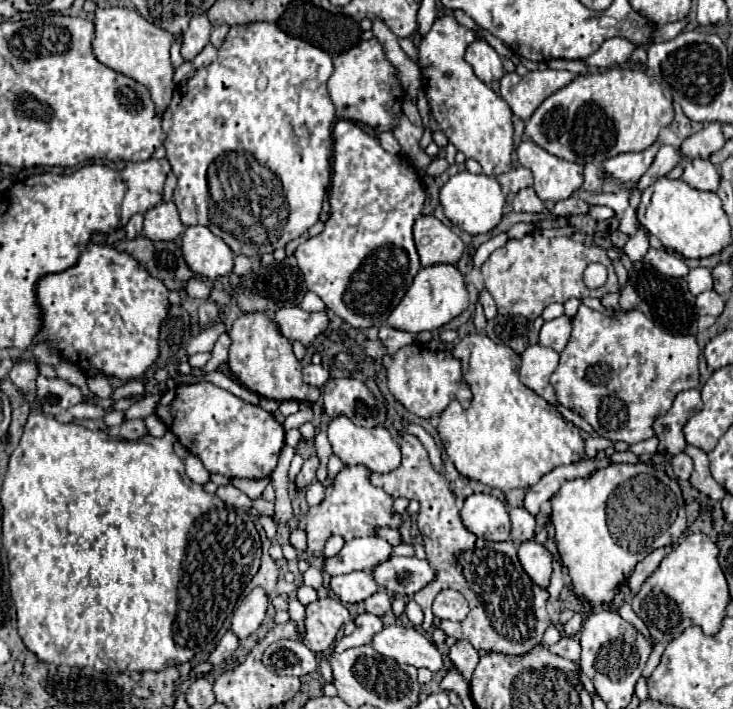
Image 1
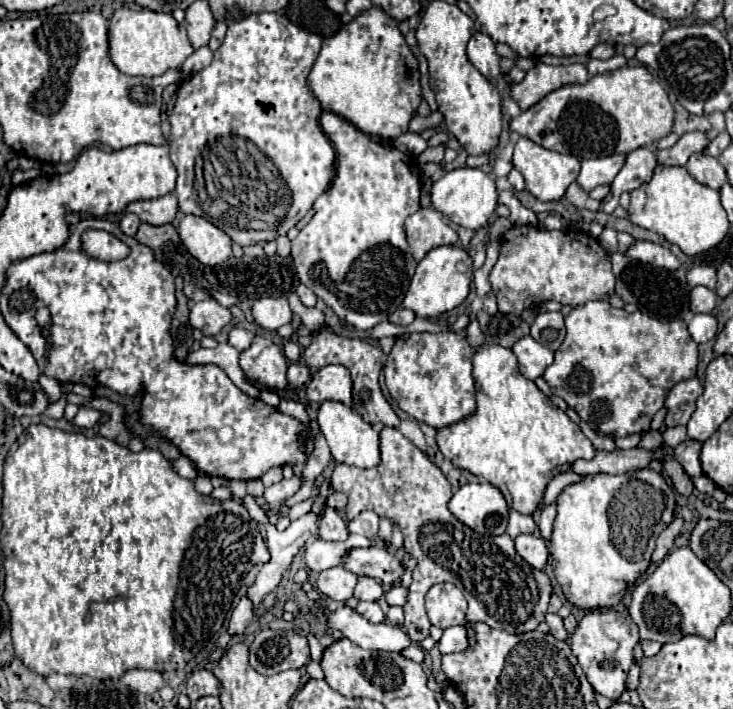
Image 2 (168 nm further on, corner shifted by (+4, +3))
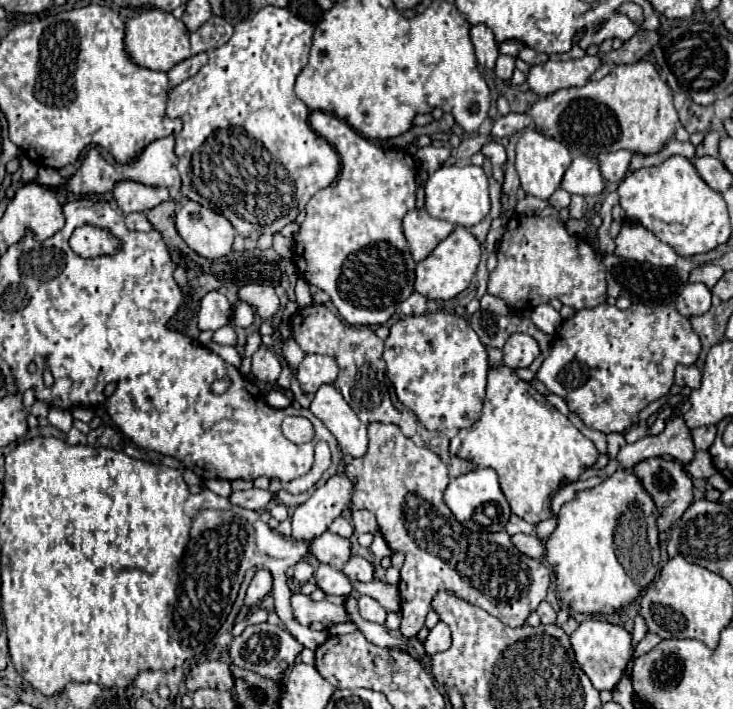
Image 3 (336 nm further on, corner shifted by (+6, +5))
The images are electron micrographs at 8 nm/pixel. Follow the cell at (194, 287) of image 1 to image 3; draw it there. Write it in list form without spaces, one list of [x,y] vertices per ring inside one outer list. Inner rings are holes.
[[[238,300],[234,306],[234,322],[236,322],[236,326],[242,326],[242,328],[252,326],[252,322],[254,322],[252,308],[242,300]]]

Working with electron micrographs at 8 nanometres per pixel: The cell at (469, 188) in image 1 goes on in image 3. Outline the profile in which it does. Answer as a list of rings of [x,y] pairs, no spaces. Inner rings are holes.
[[[442,166],[426,182],[426,210],[434,218],[448,220],[456,226],[474,226],[482,222],[490,212],[488,176],[480,166]]]

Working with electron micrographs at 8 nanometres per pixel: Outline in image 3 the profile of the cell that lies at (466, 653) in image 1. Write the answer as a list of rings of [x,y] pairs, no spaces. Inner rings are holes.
[[[438,622],[428,634],[428,640],[424,642],[424,650],[428,654],[438,654],[438,652],[448,650],[450,646],[452,646],[452,632],[448,630],[444,622]]]

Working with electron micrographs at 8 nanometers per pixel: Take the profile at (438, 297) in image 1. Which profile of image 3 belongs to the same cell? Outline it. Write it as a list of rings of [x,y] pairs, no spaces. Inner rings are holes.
[[[456,228],[446,240],[442,240],[428,258],[420,260],[416,266],[414,292],[426,296],[428,300],[450,300],[470,286],[476,266],[480,262],[480,244],[468,232],[468,228]]]

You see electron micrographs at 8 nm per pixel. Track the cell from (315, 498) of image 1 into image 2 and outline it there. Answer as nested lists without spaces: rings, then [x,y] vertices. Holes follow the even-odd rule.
[[[324,506],[322,516],[320,516],[320,538],[334,542],[334,540],[346,540],[348,538],[348,528],[346,520],[332,508]]]

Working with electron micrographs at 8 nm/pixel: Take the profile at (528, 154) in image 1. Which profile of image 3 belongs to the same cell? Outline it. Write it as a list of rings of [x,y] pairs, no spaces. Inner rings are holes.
[[[526,130],[522,132],[518,144],[516,144],[516,172],[520,176],[520,184],[526,194],[548,200],[554,190],[560,188],[560,182],[564,178],[564,172],[568,170],[572,158],[570,152],[564,144],[556,140],[548,140],[544,134],[536,130]]]

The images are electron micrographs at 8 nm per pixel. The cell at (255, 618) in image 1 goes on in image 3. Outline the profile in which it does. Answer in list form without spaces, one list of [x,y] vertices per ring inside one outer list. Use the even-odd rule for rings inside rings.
[[[344,474],[332,476],[292,514],[292,538],[310,542],[324,534],[328,526],[350,504],[352,482]]]

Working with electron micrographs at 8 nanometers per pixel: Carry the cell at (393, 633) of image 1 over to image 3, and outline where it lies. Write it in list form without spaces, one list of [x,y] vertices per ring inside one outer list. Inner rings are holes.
[[[292,594],[292,608],[294,608],[296,620],[302,626],[308,626],[312,622],[322,622],[326,626],[350,622],[344,604],[332,604],[328,600],[324,600],[324,602],[312,602],[304,594]]]

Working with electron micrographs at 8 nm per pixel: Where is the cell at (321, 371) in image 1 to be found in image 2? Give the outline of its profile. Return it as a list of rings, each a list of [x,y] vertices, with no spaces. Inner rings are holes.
[[[290,364],[288,372],[286,372],[286,378],[288,378],[288,386],[290,388],[304,386],[310,380],[310,370],[304,364]]]

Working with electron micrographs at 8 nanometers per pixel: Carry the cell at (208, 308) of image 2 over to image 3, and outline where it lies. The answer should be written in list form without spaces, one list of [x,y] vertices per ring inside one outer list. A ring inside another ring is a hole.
[[[218,290],[208,292],[200,302],[198,312],[198,328],[200,330],[218,330],[230,322],[232,316],[232,304],[226,300],[226,296]]]

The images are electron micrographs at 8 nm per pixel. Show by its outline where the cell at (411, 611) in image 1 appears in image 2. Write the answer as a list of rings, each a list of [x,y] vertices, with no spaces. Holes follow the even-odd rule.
[[[396,584],[394,588],[390,588],[386,594],[384,594],[384,600],[388,606],[404,606],[406,604],[406,596],[408,596],[408,590],[400,584]]]

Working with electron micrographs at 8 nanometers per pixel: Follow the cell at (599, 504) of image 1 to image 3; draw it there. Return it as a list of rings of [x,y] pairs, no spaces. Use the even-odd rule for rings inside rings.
[[[618,468],[596,488],[576,492],[576,496],[562,506],[558,526],[546,540],[546,558],[556,574],[556,588],[562,602],[580,614],[612,614],[618,608],[634,602],[654,580],[658,570],[660,548],[656,518],[658,508],[652,496],[644,490],[640,478],[624,468]]]

